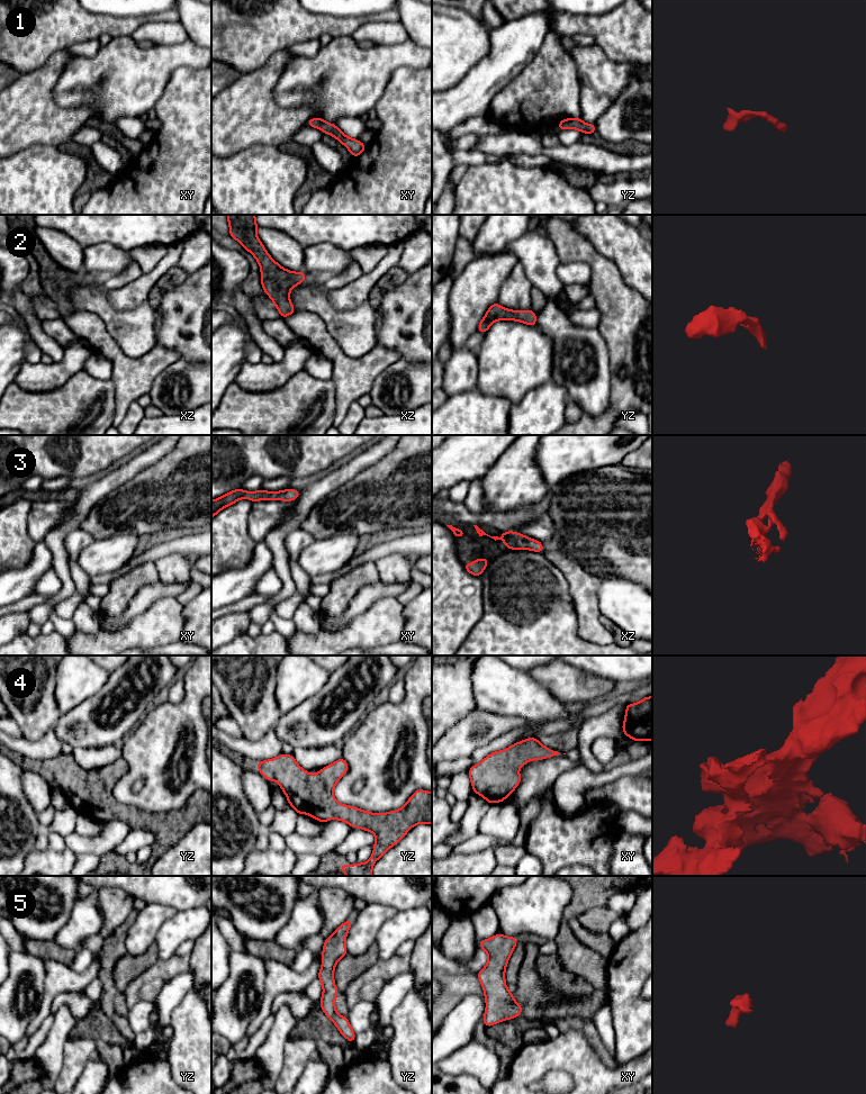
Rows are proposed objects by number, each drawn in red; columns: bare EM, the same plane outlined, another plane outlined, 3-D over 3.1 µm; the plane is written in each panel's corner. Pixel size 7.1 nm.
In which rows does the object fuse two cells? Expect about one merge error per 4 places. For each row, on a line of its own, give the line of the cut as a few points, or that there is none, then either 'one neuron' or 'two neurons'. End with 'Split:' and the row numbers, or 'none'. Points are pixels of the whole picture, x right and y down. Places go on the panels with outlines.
1: no cut; one neuron
2: no cut; one neuron
3: no cut; one neuron
4: no cut; one neuron
5: no cut; one neuron
Split: none

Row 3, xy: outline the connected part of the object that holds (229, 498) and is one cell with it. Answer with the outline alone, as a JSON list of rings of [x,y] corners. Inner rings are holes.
[[[241,488],[227,492],[226,495],[211,500],[211,518],[225,507],[233,505],[237,500],[249,498],[251,501],[258,500],[285,500],[292,501],[298,498],[300,490],[285,489],[281,491],[265,491],[263,489],[258,491],[245,491]]]

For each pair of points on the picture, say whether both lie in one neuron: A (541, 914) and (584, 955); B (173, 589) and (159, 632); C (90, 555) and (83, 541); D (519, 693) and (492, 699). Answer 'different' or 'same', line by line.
A: different
B: different
C: different
D: same

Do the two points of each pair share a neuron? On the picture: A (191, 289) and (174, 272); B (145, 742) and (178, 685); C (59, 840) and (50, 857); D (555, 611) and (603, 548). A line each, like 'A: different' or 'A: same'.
A: different
B: different
C: different
D: different

